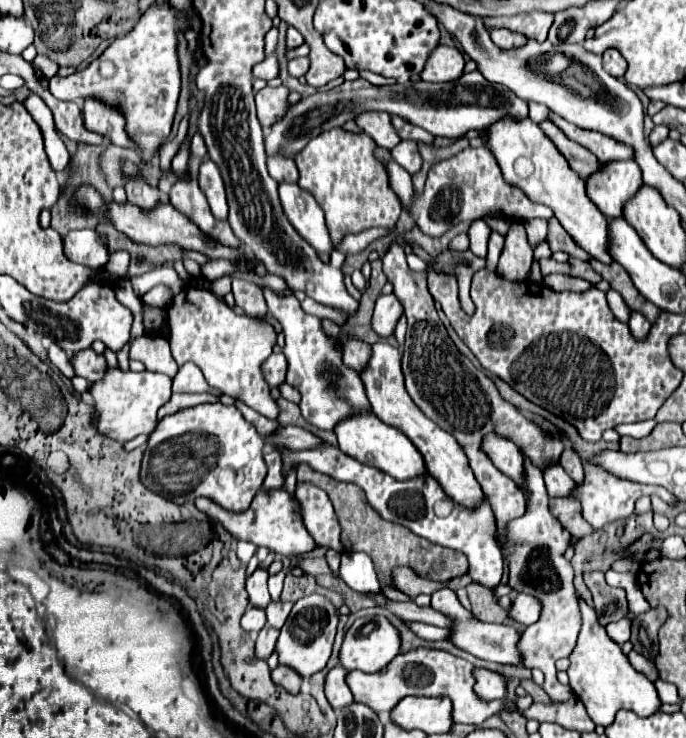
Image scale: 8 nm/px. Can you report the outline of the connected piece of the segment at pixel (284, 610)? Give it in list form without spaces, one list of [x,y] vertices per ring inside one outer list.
[[[271,601],[265,609],[267,611],[267,623],[275,629],[281,629],[289,617],[291,607],[293,607],[293,603],[289,603],[289,601],[287,603],[285,601]]]

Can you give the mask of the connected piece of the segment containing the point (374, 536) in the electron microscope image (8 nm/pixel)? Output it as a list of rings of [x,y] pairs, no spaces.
[[[305,463],[299,465],[297,479],[299,481],[309,481],[309,483],[327,491],[327,495],[329,495],[329,499],[335,507],[335,513],[339,517],[341,529],[343,529],[341,541],[343,541],[345,551],[349,551],[349,553],[353,553],[353,551],[367,553],[373,559],[381,581],[391,585],[391,569],[397,567],[397,565],[407,565],[407,567],[415,569],[421,577],[427,577],[427,579],[433,579],[433,581],[449,581],[449,579],[455,579],[459,575],[465,575],[465,571],[469,569],[469,563],[467,563],[465,555],[461,555],[459,551],[453,551],[453,549],[435,545],[435,543],[431,543],[423,537],[417,537],[415,533],[411,533],[403,525],[383,521],[381,515],[367,503],[365,493],[357,485],[341,483],[341,481],[329,477],[329,475],[323,475],[323,473],[311,469]]]

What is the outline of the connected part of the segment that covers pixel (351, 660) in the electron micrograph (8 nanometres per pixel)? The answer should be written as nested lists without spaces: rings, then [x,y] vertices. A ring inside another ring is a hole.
[[[361,617],[347,631],[339,659],[347,671],[359,669],[365,673],[375,673],[375,671],[381,671],[381,667],[385,667],[399,653],[401,653],[401,637],[399,637],[399,631],[391,625],[391,621],[387,617],[383,617],[383,619]]]

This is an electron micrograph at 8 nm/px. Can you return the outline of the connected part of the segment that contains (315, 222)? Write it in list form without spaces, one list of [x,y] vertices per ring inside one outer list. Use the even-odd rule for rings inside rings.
[[[279,183],[279,199],[289,223],[295,231],[321,253],[331,253],[333,245],[325,227],[325,217],[313,195],[301,189],[297,183]]]

